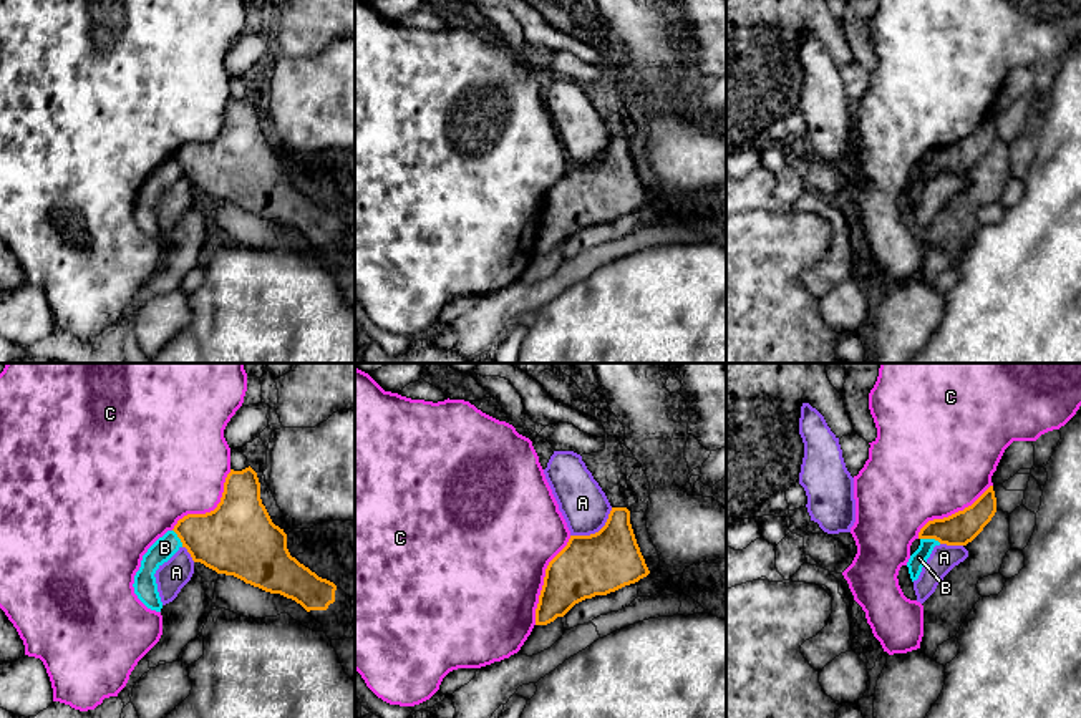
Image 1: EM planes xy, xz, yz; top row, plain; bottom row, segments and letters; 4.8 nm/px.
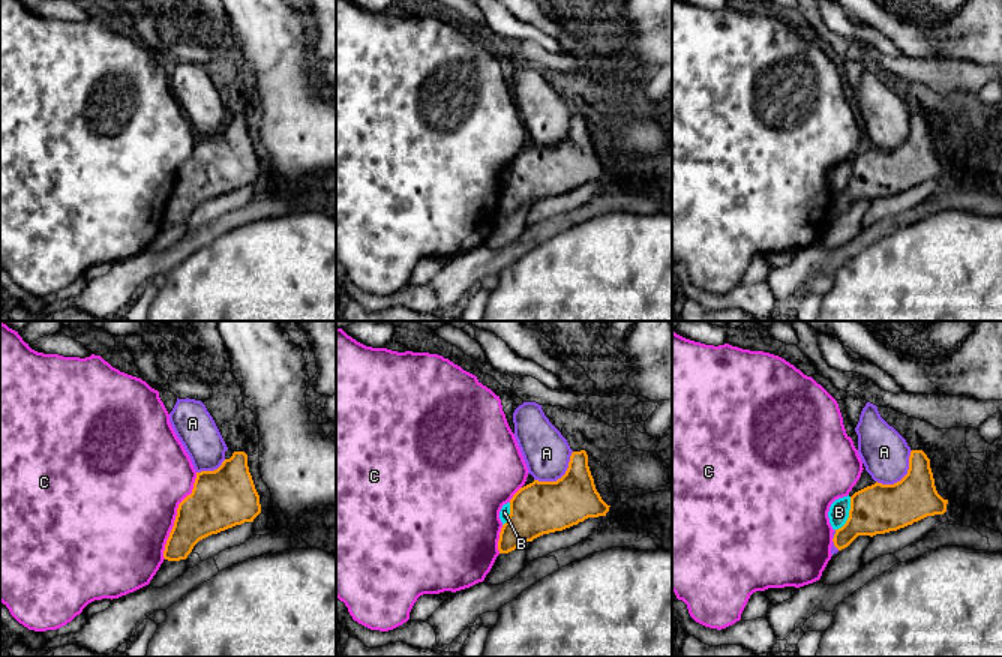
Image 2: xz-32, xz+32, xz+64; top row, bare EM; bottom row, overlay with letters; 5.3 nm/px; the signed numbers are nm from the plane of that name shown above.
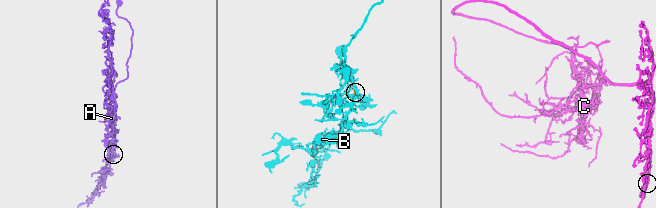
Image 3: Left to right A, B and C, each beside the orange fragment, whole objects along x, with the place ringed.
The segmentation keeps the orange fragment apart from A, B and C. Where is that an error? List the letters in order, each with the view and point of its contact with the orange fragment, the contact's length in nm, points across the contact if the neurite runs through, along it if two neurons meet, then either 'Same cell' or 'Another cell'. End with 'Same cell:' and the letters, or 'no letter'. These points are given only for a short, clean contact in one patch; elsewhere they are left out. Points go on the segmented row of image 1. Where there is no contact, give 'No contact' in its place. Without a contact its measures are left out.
A: Touches orange at xz (596, 533). Shared border 240 nm. Another cell
B: Touches orange at yz (930, 538). Shared border 110 nm. Boundary: yz (921, 538), (934, 538), (940, 543). Another cell
C: Touches orange at xz (544, 581). Shared border 460 nm. Another cell
Same cell: no letter

